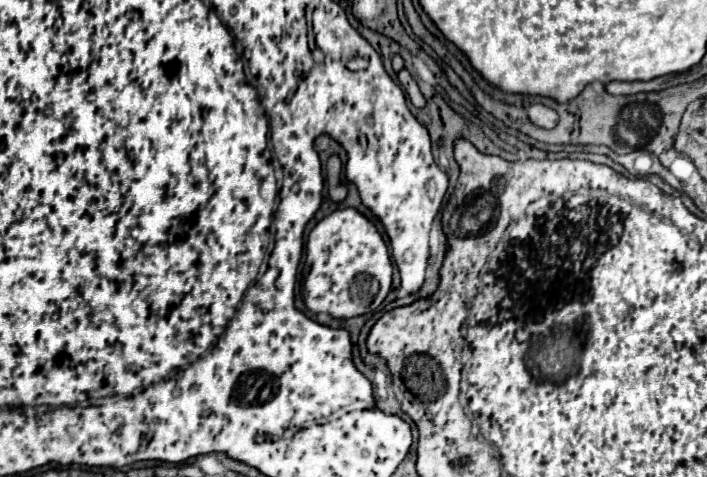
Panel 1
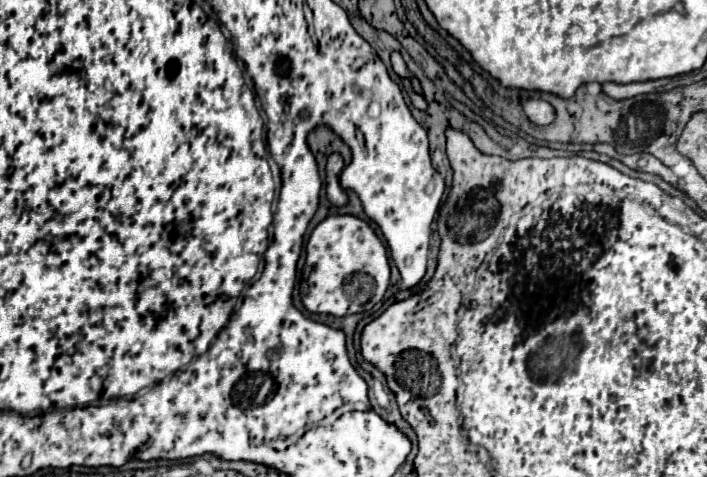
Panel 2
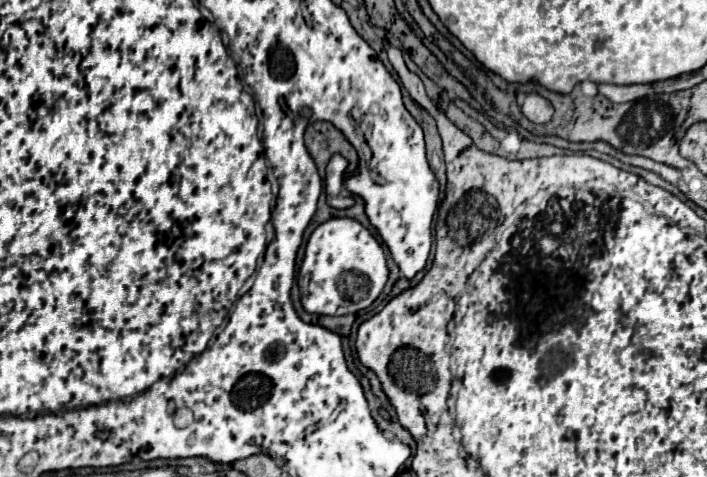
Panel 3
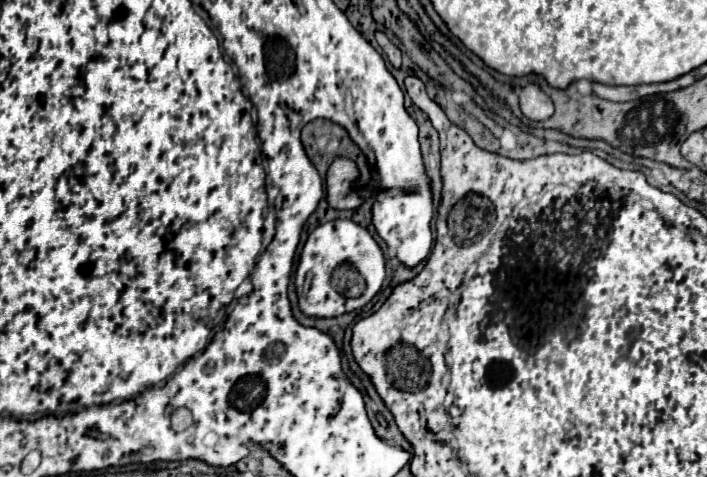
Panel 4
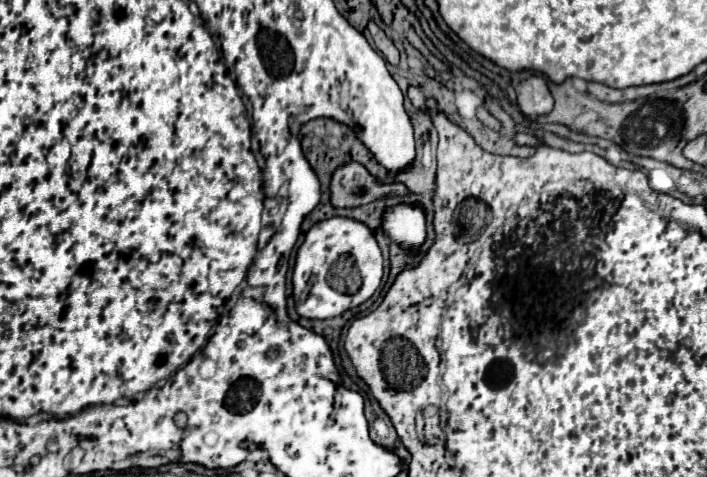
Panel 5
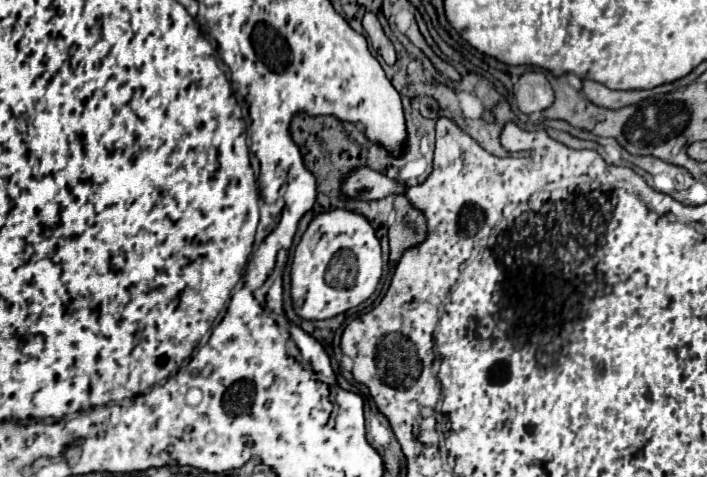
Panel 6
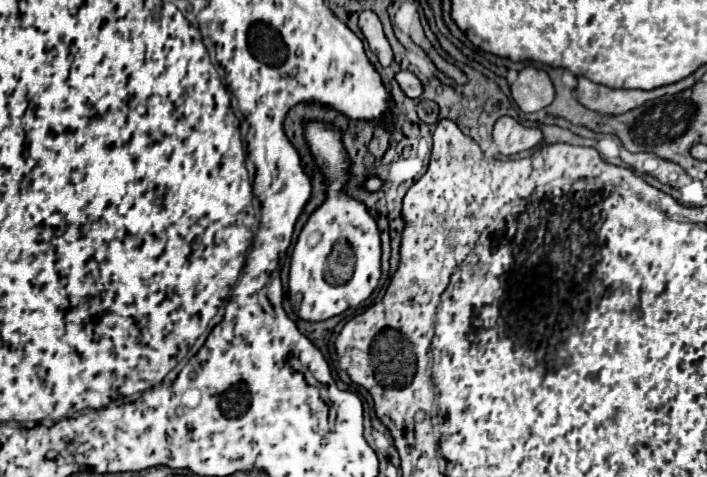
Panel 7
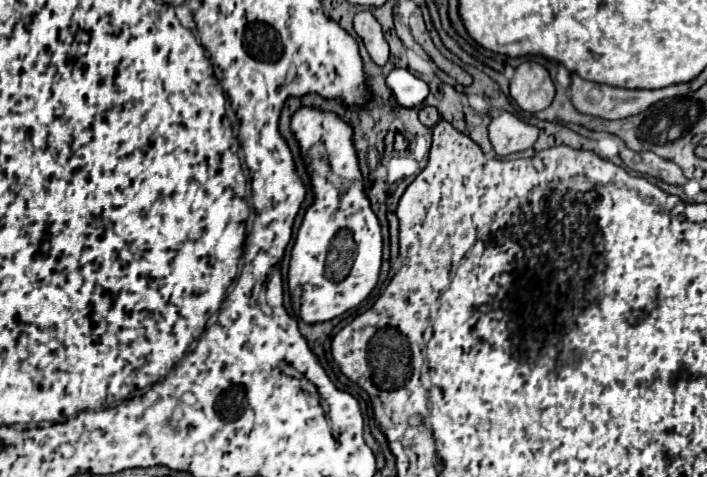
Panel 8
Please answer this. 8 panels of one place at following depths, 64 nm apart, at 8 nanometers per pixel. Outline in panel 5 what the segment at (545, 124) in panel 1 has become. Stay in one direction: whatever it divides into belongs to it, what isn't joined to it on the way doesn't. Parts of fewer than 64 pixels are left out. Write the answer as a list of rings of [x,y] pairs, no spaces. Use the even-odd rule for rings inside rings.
[[[530,76],[518,86],[520,86],[520,110],[524,116],[542,116],[552,110],[554,100],[542,76]]]

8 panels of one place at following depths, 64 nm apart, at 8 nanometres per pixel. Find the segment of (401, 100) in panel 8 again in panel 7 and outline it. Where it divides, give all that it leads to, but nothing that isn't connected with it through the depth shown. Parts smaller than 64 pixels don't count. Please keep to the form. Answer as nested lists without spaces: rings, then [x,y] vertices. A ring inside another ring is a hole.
[[[400,70],[400,72],[396,73],[395,79],[400,84],[400,88],[402,88],[402,92],[408,96],[408,98],[412,98],[412,100],[418,100],[420,96],[422,96],[422,82],[412,74],[412,72],[408,72],[408,70]]]

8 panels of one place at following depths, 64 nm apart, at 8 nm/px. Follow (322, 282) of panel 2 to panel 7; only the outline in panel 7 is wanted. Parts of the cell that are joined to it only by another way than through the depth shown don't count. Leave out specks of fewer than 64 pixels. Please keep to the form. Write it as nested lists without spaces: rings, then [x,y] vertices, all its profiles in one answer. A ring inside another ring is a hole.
[[[304,120],[304,140],[310,148],[310,154],[316,158],[322,174],[326,176],[324,178],[326,198],[320,204],[320,208],[316,208],[310,214],[308,222],[304,224],[304,228],[296,240],[296,246],[292,252],[292,262],[290,262],[288,286],[290,286],[290,302],[292,302],[294,312],[302,320],[320,322],[320,320],[328,320],[332,316],[338,316],[352,306],[358,306],[378,286],[378,280],[380,280],[380,230],[376,226],[376,220],[370,216],[366,204],[358,202],[348,192],[344,192],[344,186],[350,180],[352,162],[348,158],[344,144],[342,144],[342,132],[332,128],[326,122]]]

